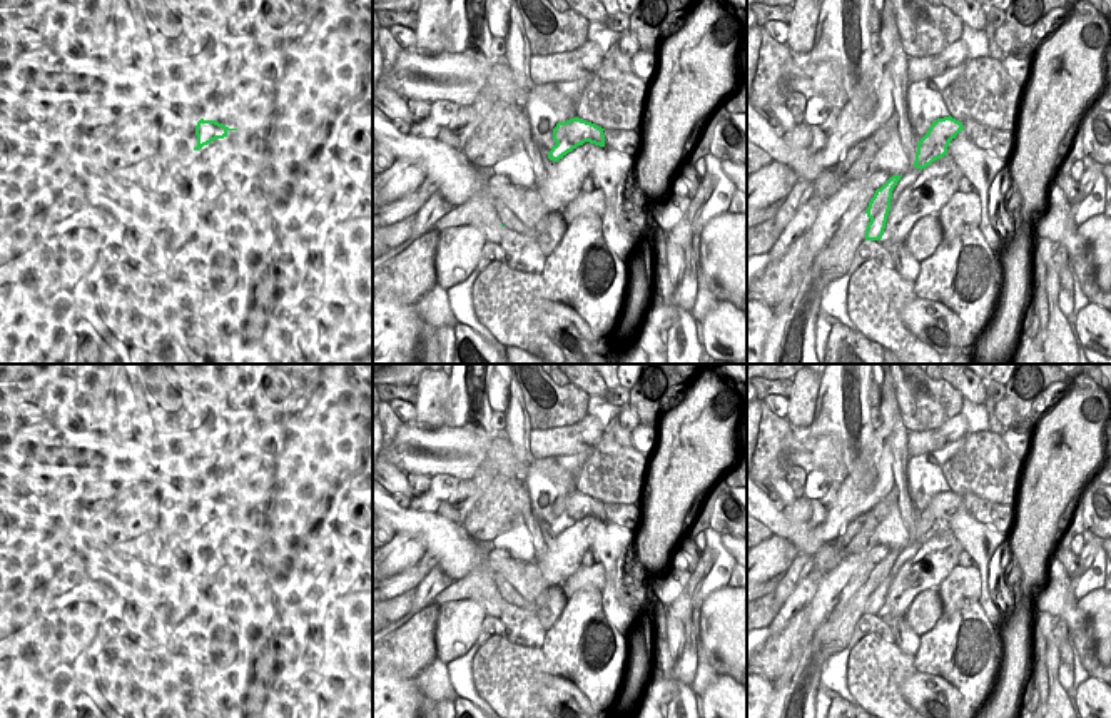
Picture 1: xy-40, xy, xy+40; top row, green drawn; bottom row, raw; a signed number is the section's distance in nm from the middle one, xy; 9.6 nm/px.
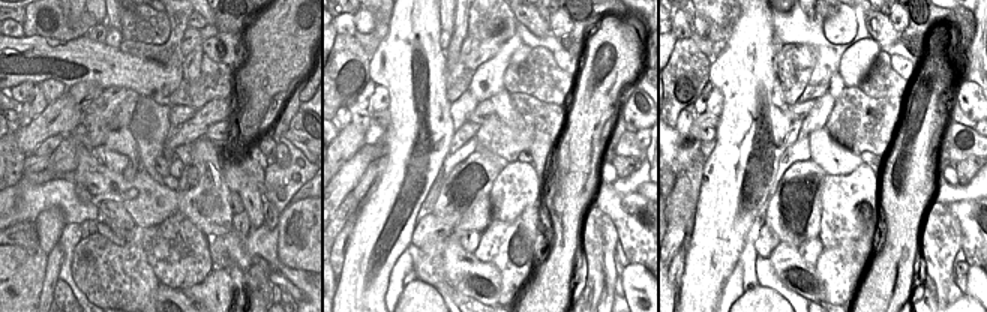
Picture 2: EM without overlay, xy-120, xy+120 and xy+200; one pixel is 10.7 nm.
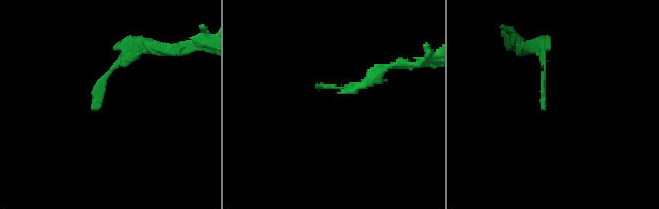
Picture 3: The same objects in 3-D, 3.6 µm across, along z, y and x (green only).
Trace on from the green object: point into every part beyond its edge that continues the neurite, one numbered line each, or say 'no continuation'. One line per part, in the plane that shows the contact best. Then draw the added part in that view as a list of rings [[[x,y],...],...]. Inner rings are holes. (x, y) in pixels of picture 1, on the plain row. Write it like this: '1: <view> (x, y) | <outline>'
no continuation

